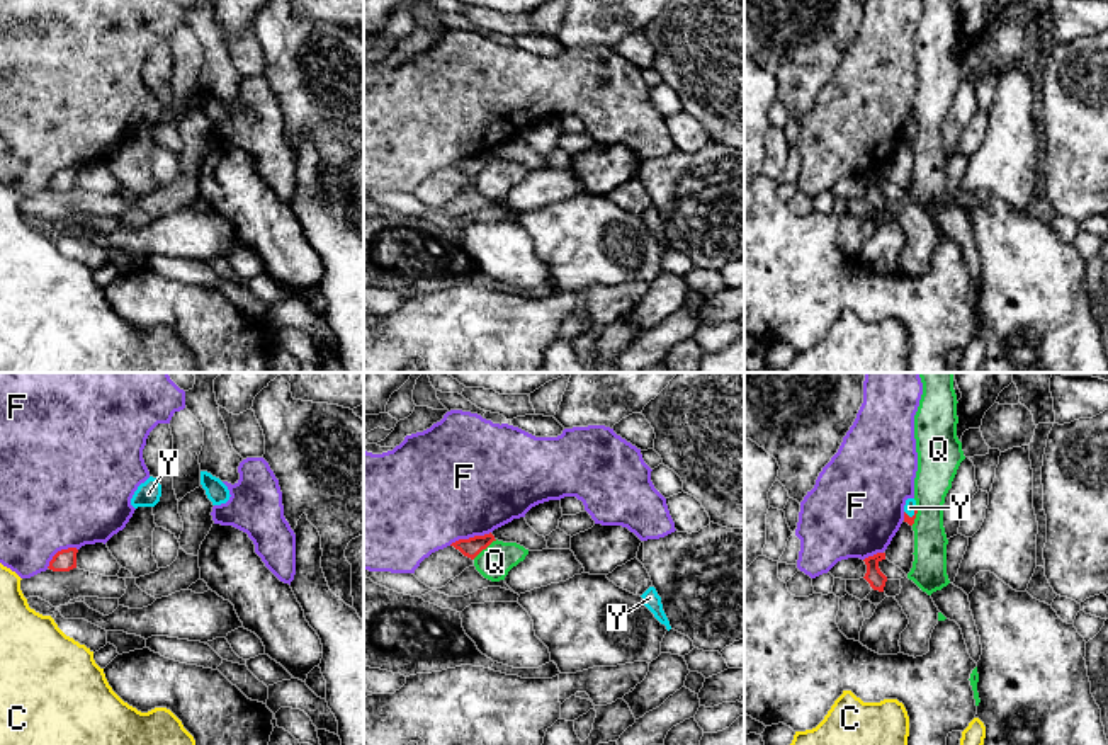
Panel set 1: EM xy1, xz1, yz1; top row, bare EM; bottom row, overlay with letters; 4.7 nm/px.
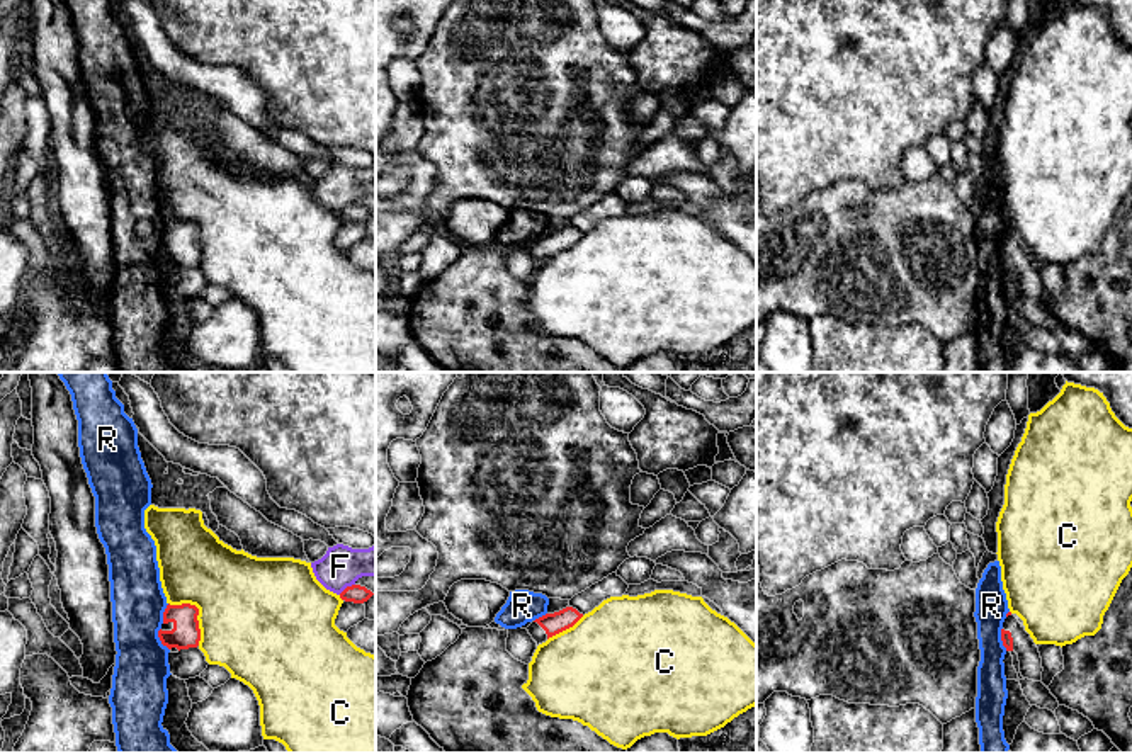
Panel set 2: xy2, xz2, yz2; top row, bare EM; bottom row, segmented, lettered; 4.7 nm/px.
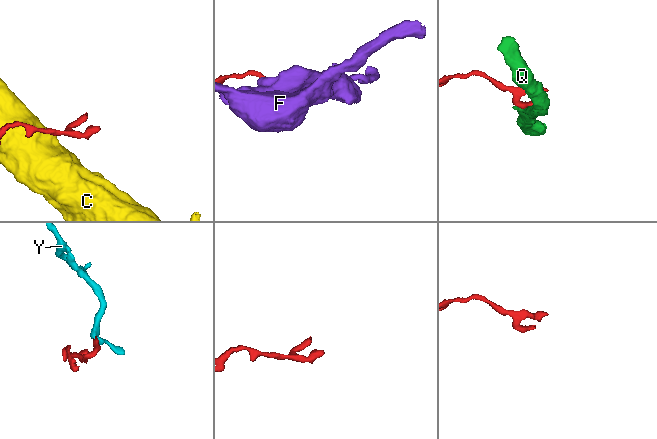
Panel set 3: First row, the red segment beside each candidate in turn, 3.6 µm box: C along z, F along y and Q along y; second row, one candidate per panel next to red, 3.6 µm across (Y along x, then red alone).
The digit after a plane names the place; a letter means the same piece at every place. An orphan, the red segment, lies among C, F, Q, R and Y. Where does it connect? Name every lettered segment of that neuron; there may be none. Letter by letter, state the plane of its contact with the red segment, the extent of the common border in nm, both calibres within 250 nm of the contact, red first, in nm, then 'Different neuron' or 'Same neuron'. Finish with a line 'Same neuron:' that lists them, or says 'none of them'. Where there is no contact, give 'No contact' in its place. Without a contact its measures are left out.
C: Touches red in xy2. Shared border 260 nm. Thickness 140 nm (red) against 500 nm. Different neuron
F: Touches red in xz1. Shared border 220 nm. Thickness 90 nm (red) against 500 nm. Different neuron
Q: Touches red in xz1. Shared border 150 nm. Thickness 90 nm (red) against 160 nm. Different neuron
R: Touches red in xy2. Shared border 120 nm. Thickness 140 nm (red) against 260 nm. Different neuron
Y: Touches red in yz1. Shared border 70 nm. Thickness 40 nm (red) against 60 nm. Same neuron
Same neuron: Y

